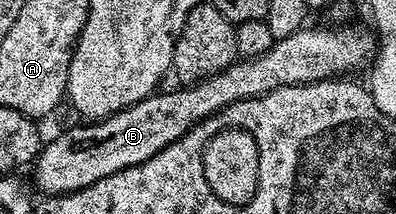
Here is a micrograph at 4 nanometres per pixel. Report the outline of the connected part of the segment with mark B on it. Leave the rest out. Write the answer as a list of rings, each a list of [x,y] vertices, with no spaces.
[[[332,24],[329,30],[324,26],[301,28],[285,38],[275,39],[272,47],[253,58],[240,58],[222,72],[205,78],[203,82],[181,85],[181,90],[168,90],[151,94],[141,102],[135,102],[125,110],[114,112],[109,118],[89,121],[84,126],[72,126],[61,132],[57,138],[43,143],[36,156],[35,189],[41,190],[41,195],[55,196],[57,194],[73,194],[76,190],[86,188],[106,176],[114,176],[114,172],[122,172],[126,168],[134,168],[146,160],[150,160],[158,152],[162,152],[170,144],[174,144],[188,130],[194,129],[202,122],[207,122],[213,114],[219,114],[230,104],[242,102],[246,98],[257,98],[279,86],[305,86],[308,82],[327,82],[348,76],[351,70],[360,70],[369,65],[376,57],[378,38],[367,25]]]

